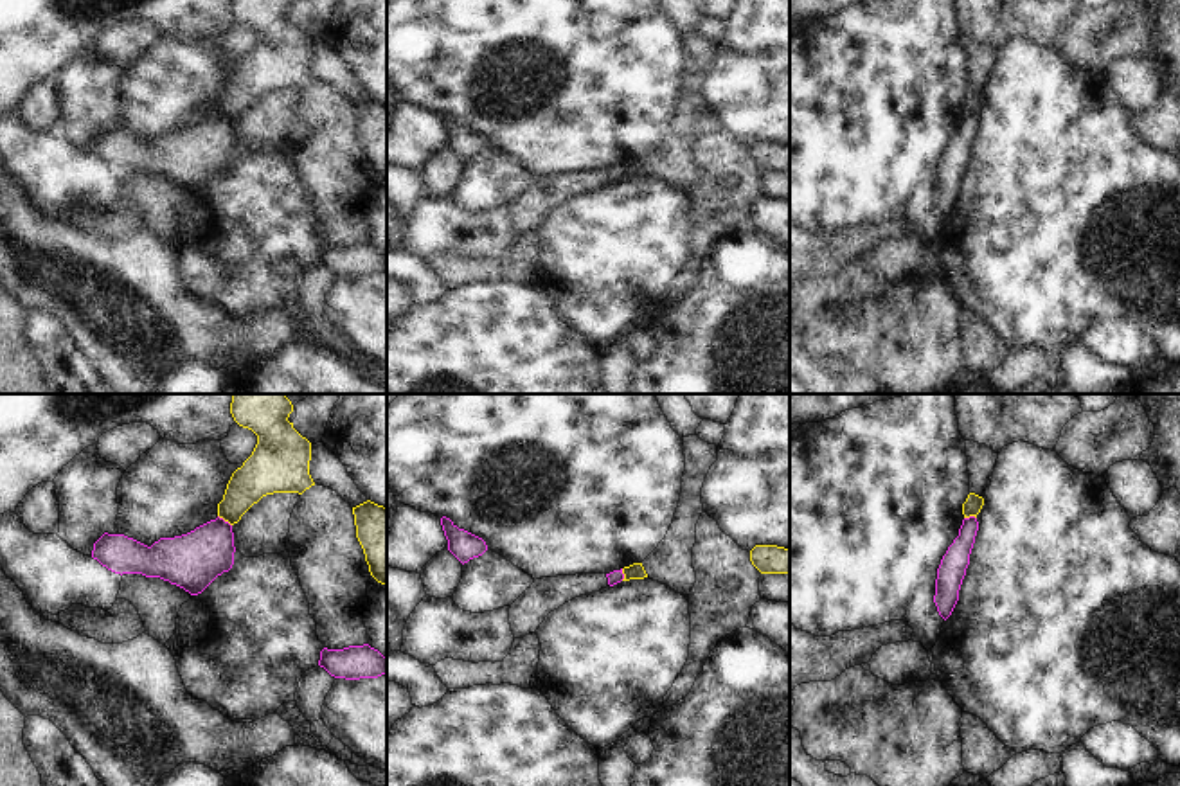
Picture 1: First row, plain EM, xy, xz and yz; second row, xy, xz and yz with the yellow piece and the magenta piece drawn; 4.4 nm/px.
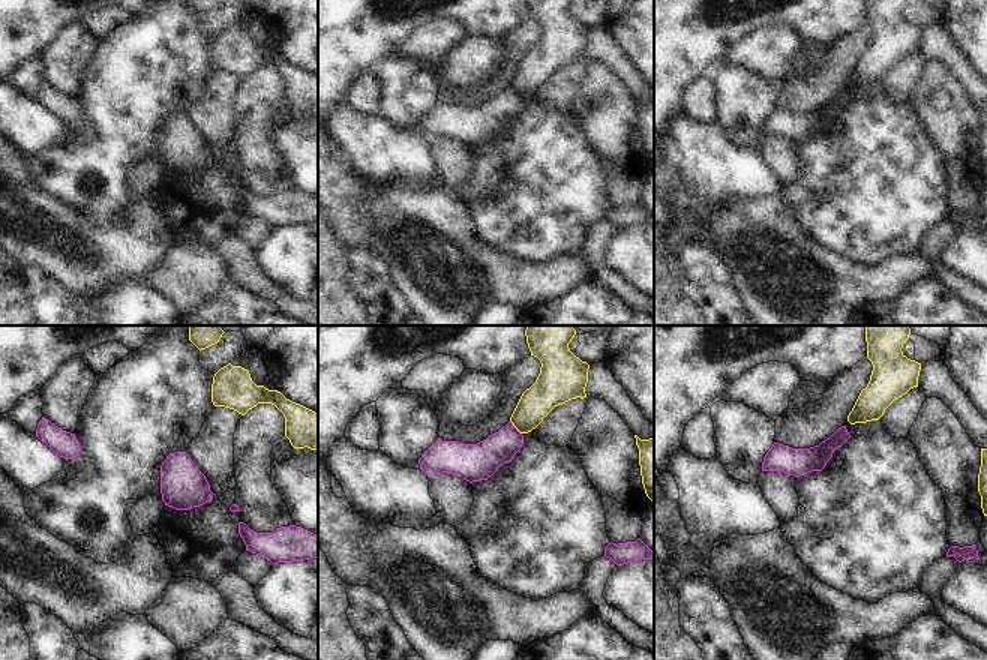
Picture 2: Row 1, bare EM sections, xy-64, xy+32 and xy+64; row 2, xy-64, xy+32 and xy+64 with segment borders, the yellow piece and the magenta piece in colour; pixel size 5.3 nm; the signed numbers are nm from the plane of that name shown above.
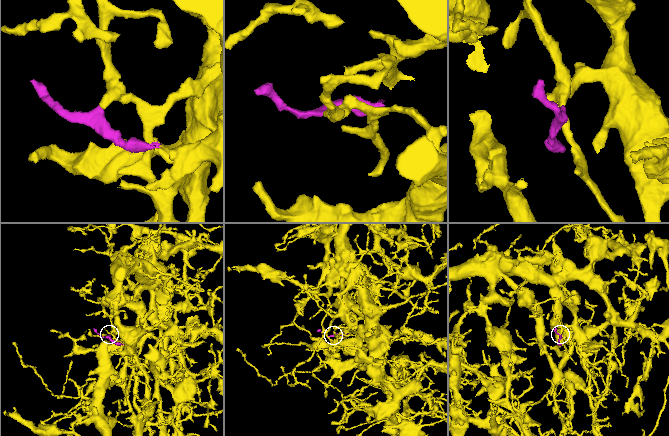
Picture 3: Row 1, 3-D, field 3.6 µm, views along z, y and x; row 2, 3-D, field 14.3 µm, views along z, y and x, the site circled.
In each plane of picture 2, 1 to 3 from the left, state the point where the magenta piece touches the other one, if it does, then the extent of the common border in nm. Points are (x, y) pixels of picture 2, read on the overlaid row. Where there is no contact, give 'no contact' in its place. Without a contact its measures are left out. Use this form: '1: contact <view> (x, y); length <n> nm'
1: no contact
2: contact xy+32 (515, 426); length 100 nm
3: no contact

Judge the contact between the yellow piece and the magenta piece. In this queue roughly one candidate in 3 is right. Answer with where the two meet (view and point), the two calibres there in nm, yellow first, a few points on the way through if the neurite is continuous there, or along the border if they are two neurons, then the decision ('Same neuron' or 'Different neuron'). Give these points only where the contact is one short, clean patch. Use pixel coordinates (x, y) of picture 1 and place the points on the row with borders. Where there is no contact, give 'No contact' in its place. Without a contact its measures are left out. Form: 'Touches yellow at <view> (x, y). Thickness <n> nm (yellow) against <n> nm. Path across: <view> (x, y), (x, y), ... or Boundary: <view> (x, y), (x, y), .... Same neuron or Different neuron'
Touches yellow at xy (225, 520). Thickness 180 nm (yellow) against 260 nm. Boundary: xy (218, 515), (231, 526). Different neuron.

